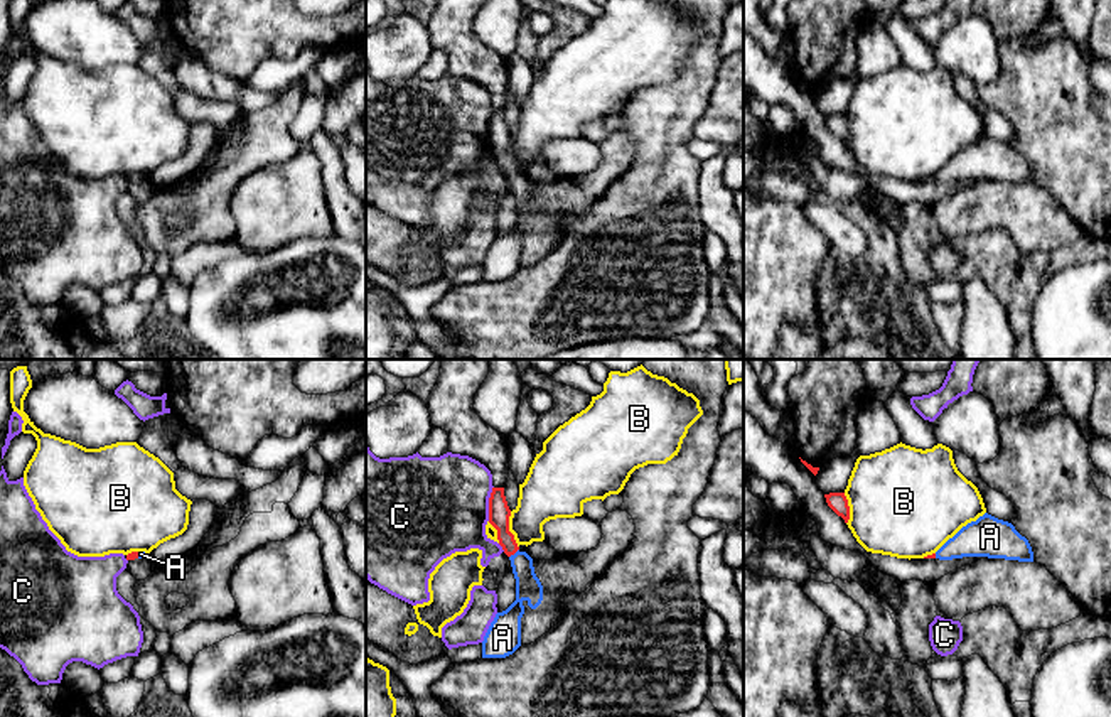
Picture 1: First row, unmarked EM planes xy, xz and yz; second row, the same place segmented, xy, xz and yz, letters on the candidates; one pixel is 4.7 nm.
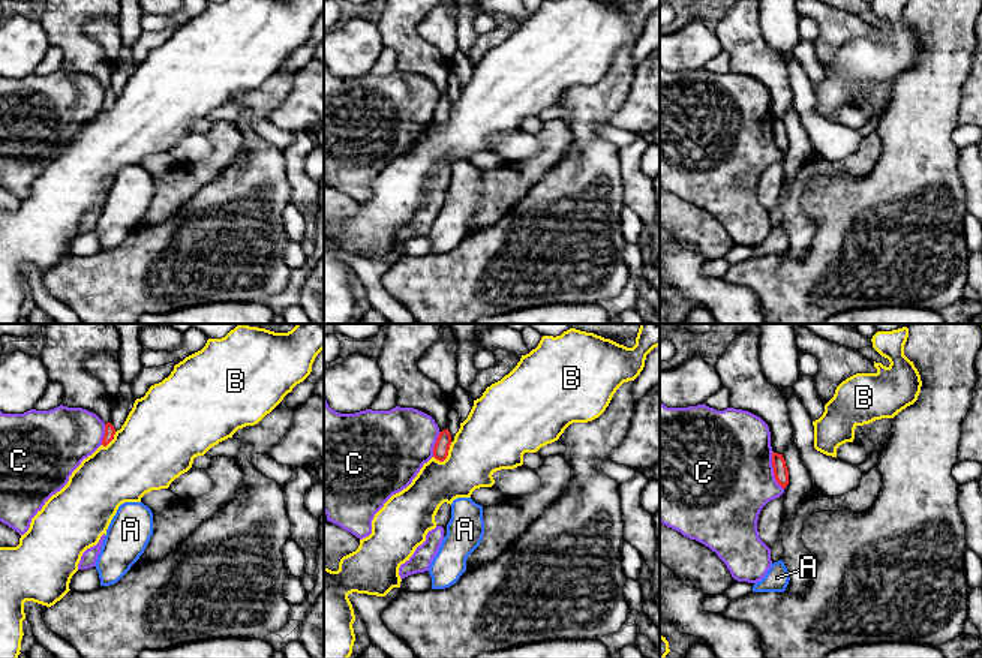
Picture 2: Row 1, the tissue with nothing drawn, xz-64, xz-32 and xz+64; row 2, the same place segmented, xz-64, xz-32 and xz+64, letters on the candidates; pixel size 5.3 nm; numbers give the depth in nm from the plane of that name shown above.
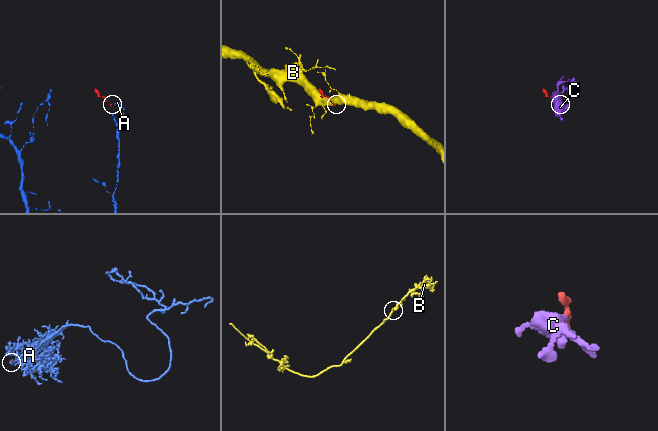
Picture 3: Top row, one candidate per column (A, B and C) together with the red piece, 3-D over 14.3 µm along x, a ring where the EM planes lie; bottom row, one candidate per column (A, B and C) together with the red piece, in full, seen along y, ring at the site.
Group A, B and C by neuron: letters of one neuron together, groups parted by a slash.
A / B / C

